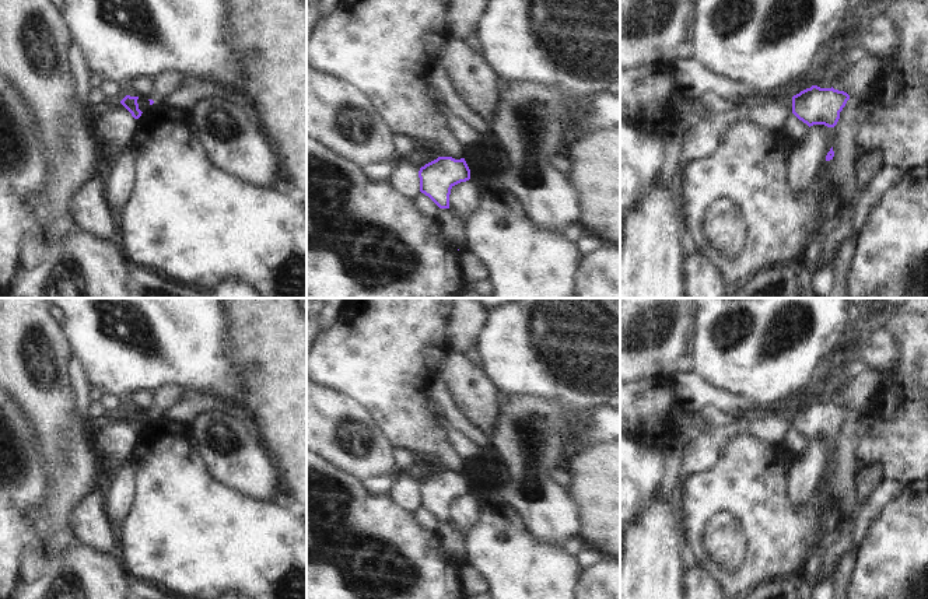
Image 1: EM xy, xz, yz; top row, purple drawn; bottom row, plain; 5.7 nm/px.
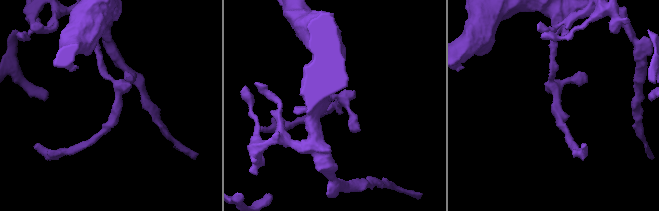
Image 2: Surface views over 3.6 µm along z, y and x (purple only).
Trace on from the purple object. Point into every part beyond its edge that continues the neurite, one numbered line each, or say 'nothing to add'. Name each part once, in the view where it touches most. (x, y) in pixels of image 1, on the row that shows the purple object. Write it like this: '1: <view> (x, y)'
nothing to add

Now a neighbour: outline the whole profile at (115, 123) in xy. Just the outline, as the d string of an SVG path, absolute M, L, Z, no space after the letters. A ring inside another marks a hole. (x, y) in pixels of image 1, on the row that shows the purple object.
M115 102L101 109L92 122L92 130L111 144L127 147L136 125L137 119L120 102Z

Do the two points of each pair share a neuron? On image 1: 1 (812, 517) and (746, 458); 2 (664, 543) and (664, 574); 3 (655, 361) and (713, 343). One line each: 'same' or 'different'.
1: same
2: same
3: different

